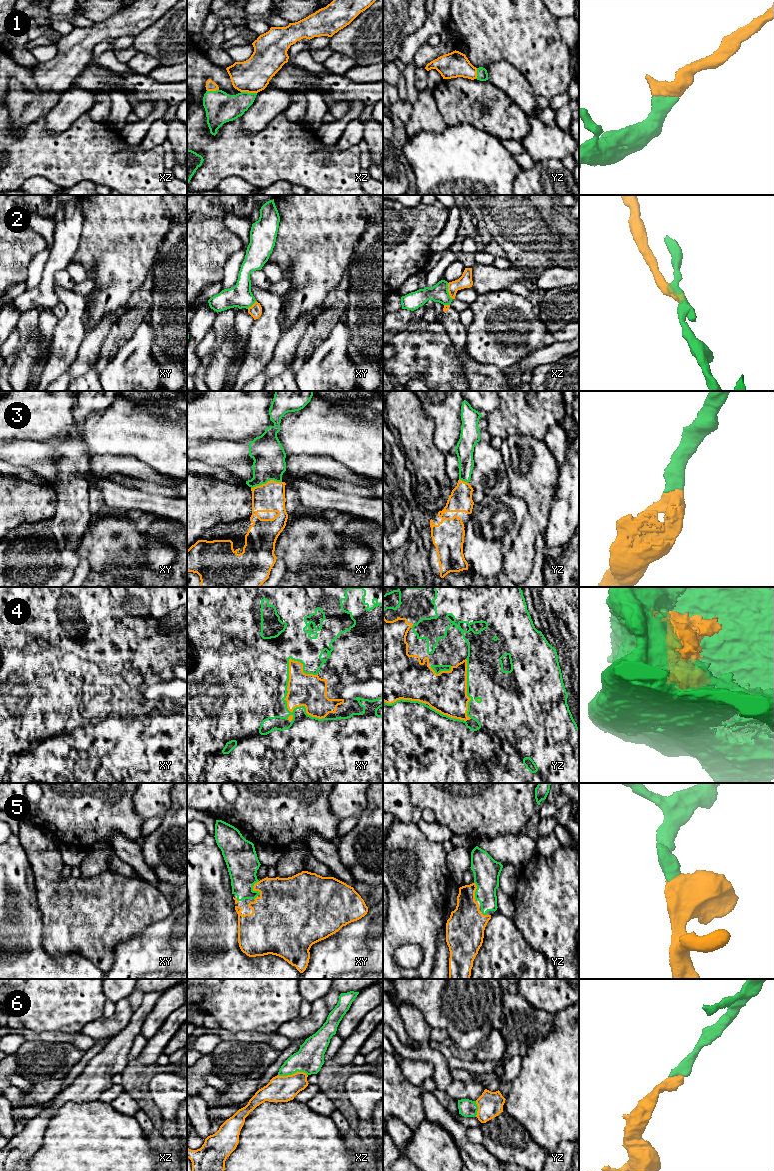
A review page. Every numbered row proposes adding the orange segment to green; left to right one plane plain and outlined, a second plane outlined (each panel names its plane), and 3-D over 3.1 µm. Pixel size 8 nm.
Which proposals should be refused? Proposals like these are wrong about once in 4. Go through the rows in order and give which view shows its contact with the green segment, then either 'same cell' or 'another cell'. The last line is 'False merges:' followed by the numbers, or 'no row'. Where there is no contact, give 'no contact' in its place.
1: meets green in xz; same cell
2: meets green in xz; another cell
3: meets green in xy; same cell
4: meets green in xy; same cell
5: meets green in xy; same cell
6: meets green in xz; same cell
False merges: 2

